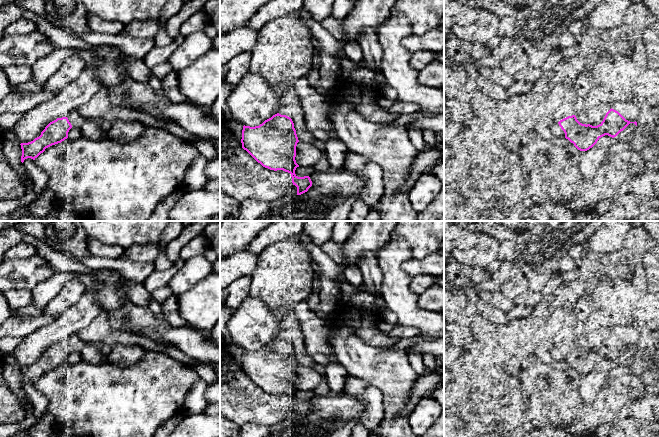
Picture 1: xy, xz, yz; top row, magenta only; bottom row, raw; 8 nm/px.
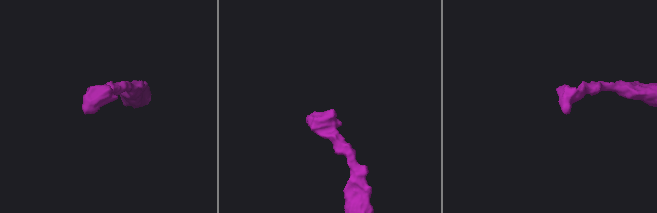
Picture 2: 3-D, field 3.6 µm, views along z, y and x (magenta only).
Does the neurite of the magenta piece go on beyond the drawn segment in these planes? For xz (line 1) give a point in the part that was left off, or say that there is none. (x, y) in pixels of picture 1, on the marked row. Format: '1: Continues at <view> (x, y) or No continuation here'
1: No continuation here

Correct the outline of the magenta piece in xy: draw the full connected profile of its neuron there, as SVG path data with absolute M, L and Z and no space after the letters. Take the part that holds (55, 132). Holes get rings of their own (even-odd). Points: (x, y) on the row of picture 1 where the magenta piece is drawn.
M77 108L73 109L66 117L57 118L50 122L41 135L28 143L21 143L22 156L21 162L31 158L35 160L46 148L61 143L68 138L68 132L71 128L78 128L87 121L79 114Z

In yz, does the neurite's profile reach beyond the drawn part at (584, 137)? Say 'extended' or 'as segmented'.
as segmented

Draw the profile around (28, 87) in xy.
M28 81L20 85L13 86L12 90L19 91L21 93L36 93L39 92L43 86L43 83Z

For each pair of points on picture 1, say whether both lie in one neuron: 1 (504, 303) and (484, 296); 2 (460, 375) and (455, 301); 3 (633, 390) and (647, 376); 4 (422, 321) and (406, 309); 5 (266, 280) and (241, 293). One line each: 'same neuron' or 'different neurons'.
1: same neuron
2: same neuron
3: different neurons
4: same neuron
5: different neurons

